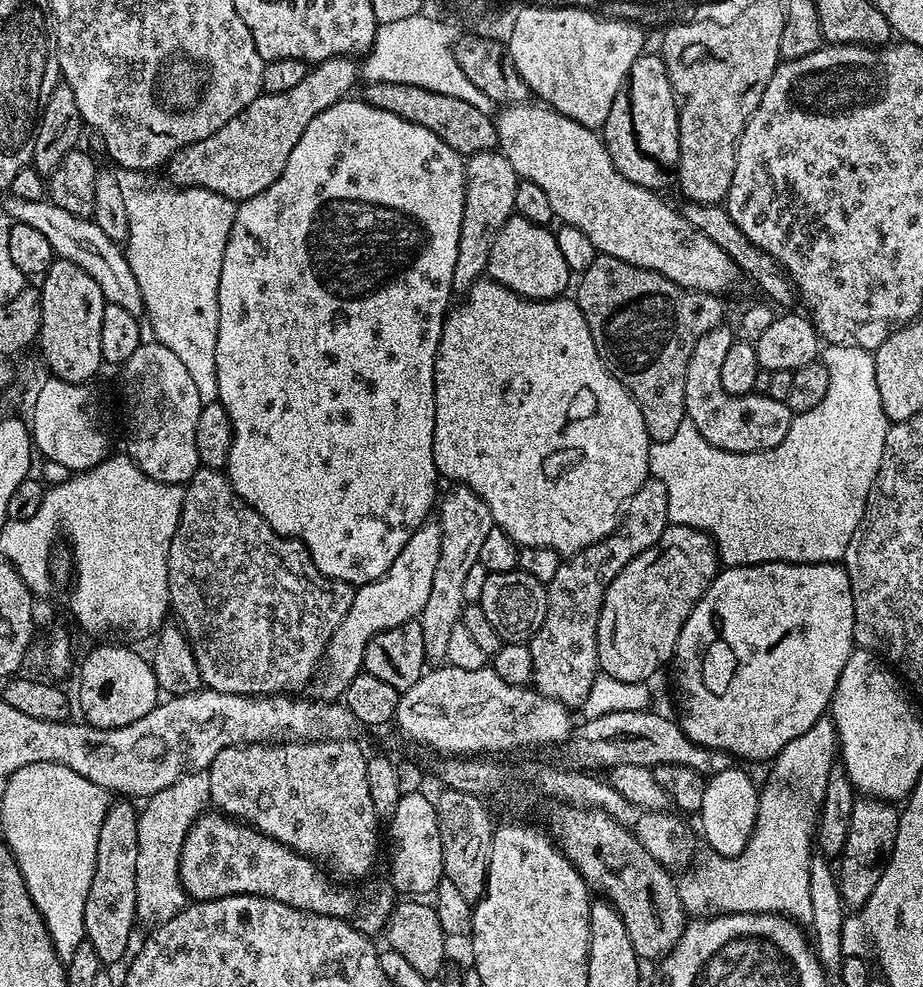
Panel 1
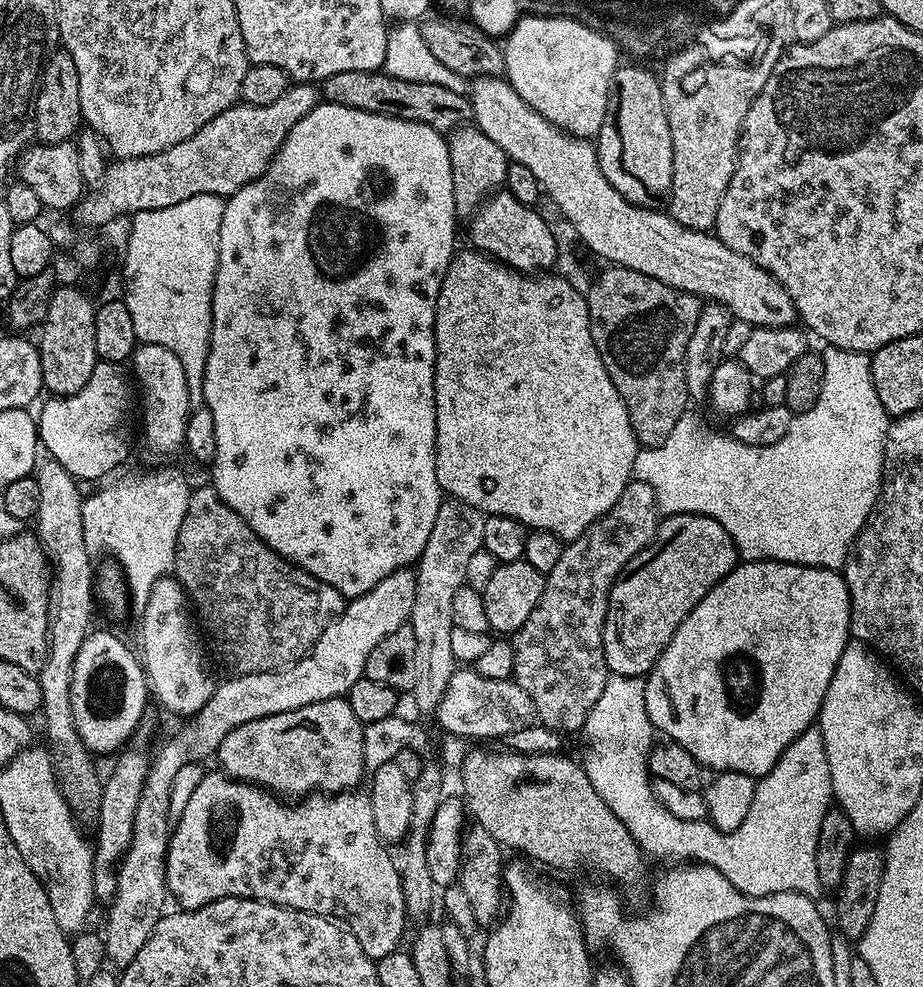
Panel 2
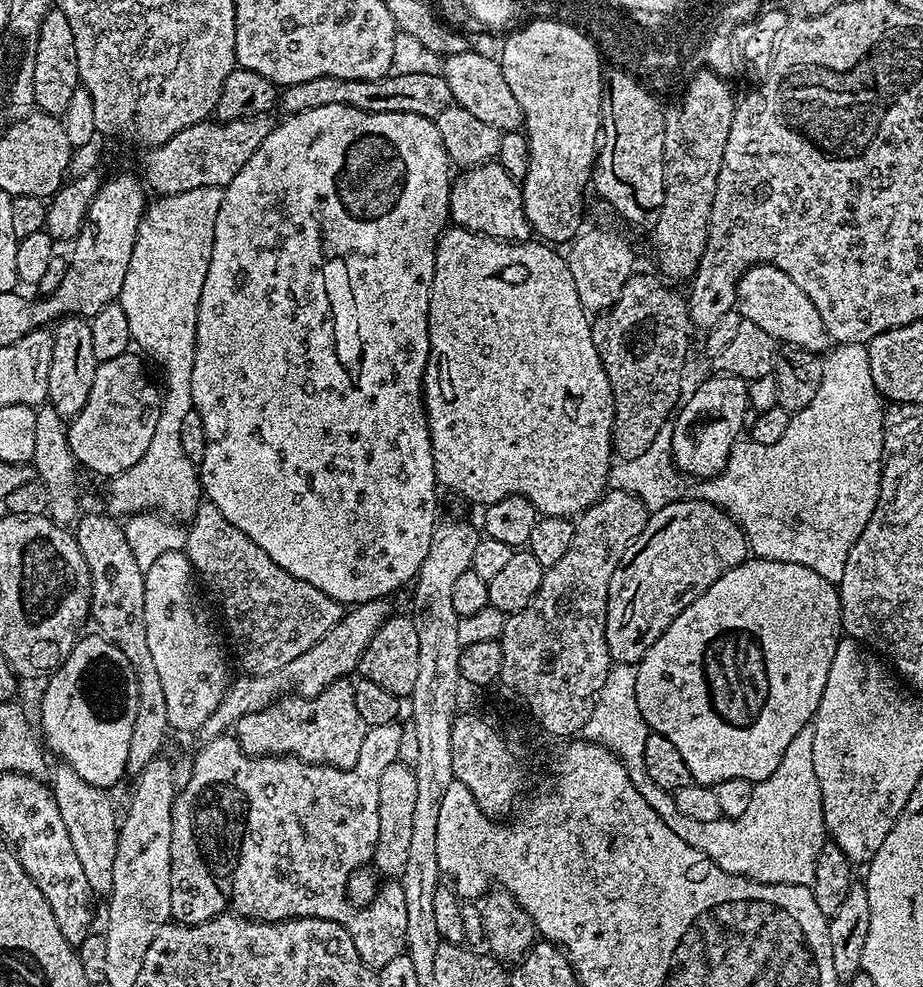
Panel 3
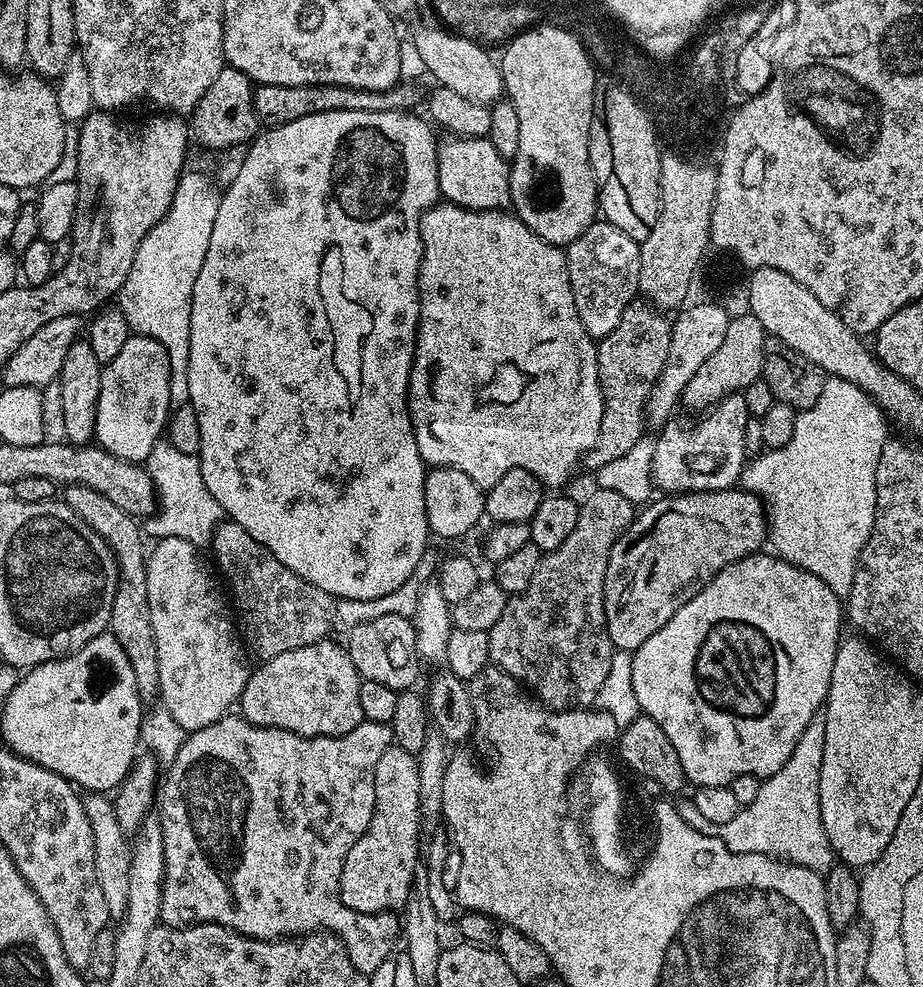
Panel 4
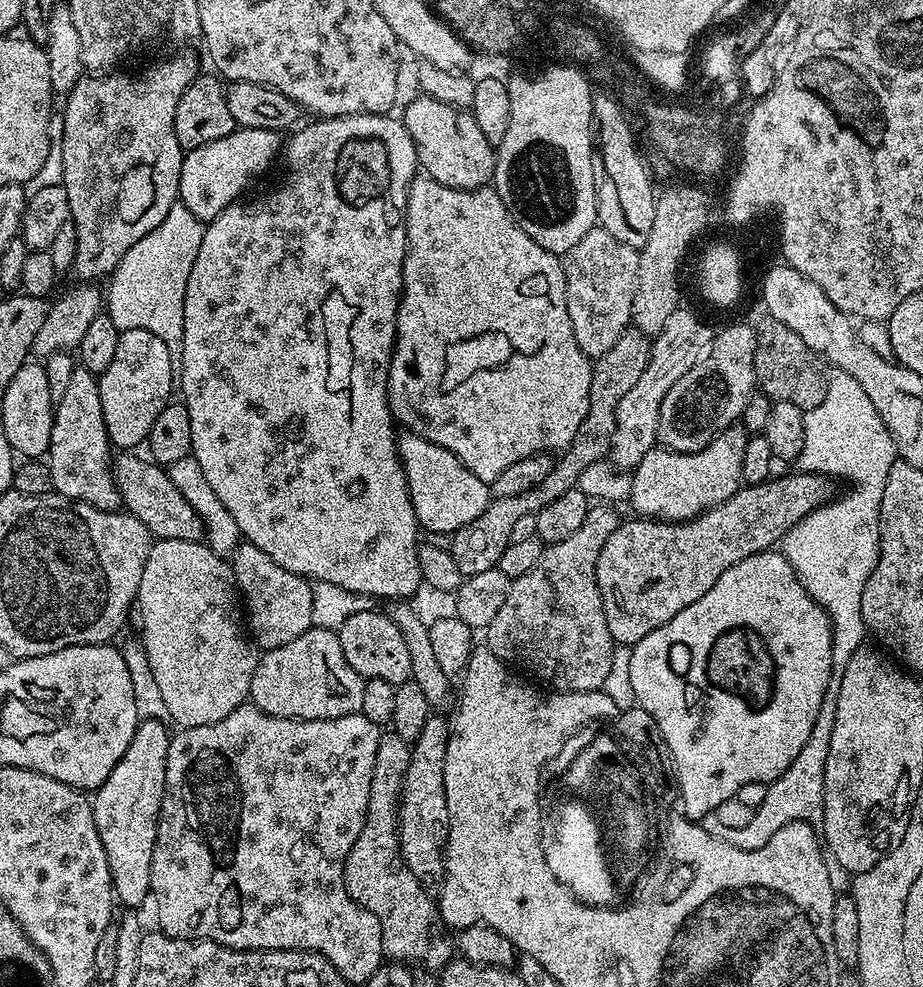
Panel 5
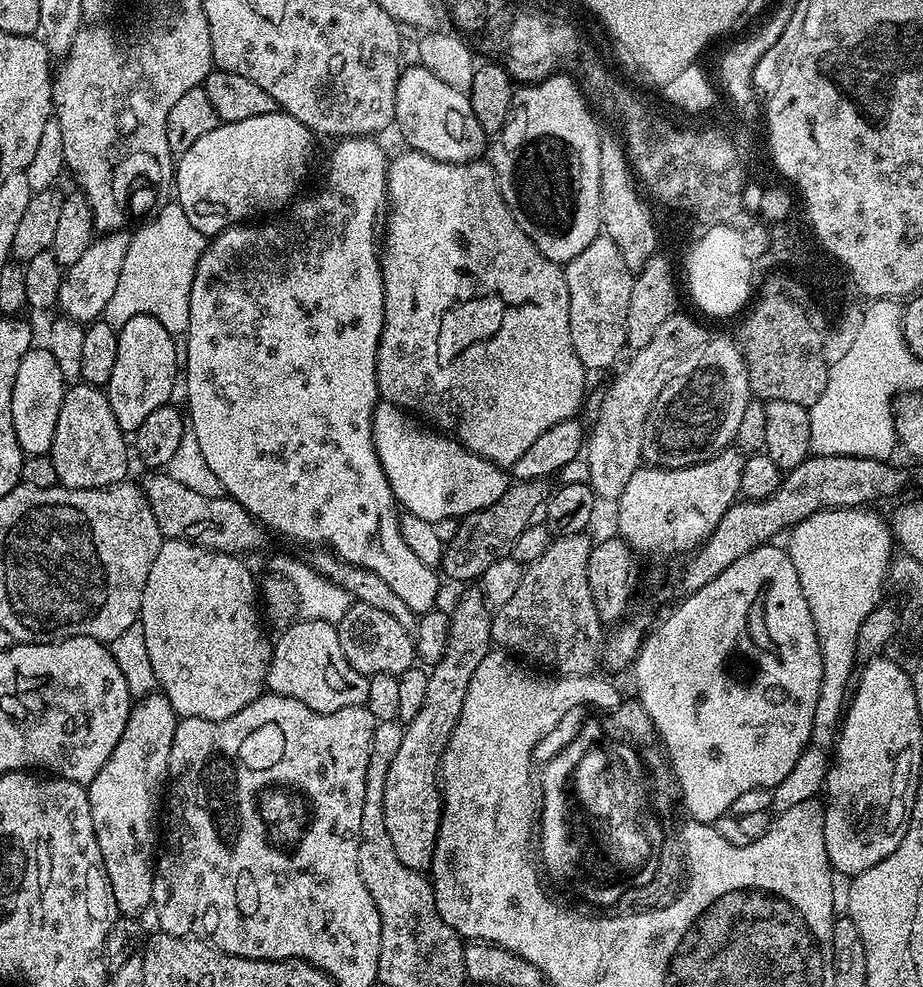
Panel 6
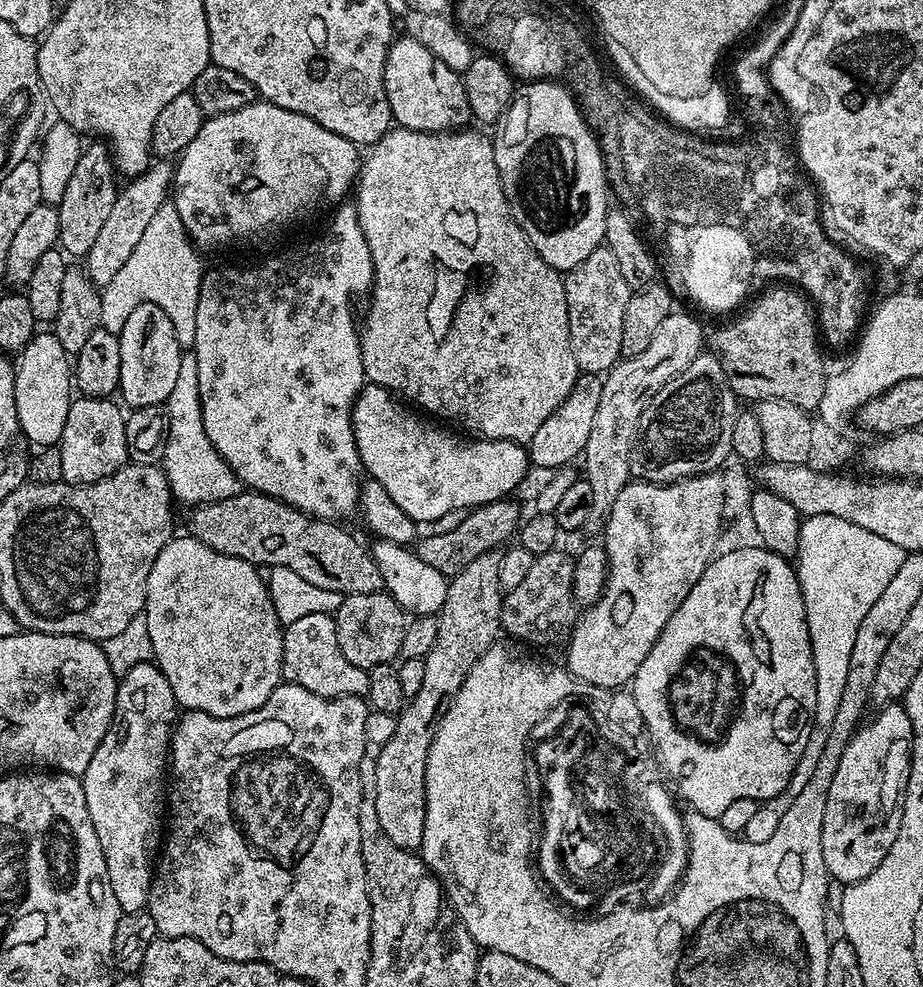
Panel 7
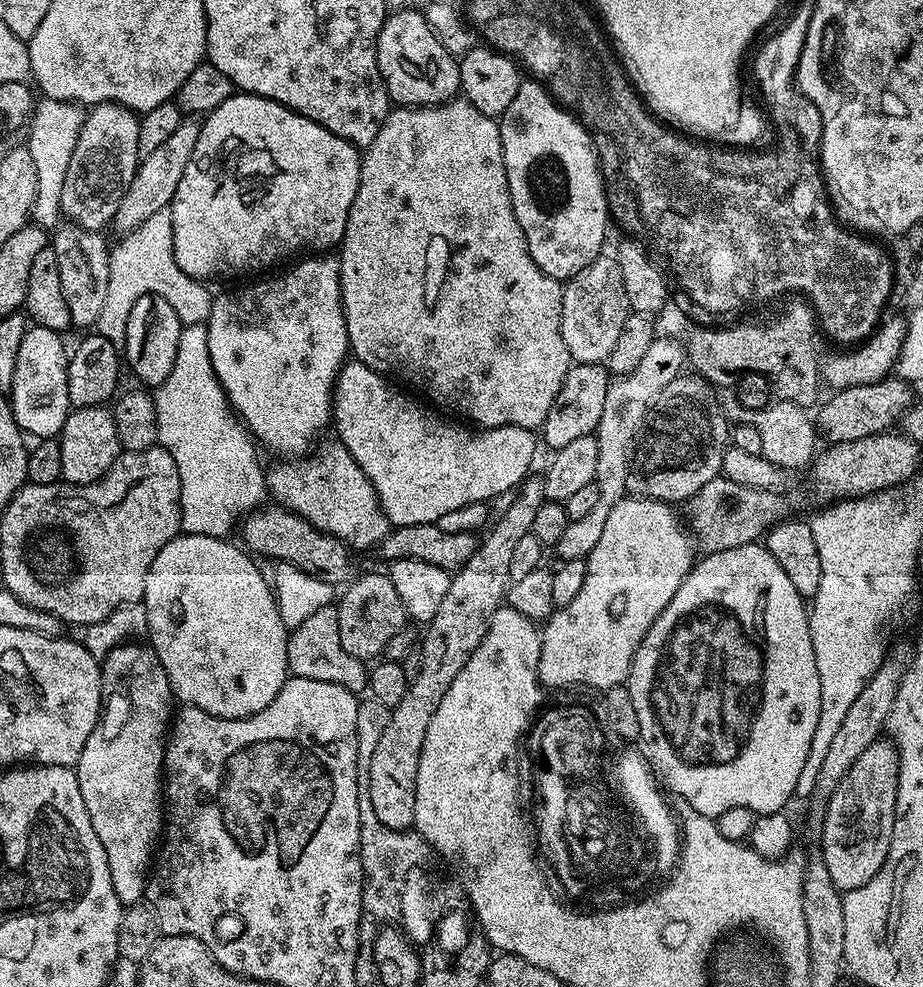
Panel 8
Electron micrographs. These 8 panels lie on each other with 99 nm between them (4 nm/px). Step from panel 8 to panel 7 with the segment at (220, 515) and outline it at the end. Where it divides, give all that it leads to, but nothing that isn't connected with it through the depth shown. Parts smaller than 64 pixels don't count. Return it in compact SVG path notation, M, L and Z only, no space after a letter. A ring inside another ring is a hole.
M186 352L181 355L178 379L174 382L170 398L164 405L170 418L170 437L167 438L161 465L167 475L173 499L177 503L182 502L193 508L235 496L240 490L239 480L228 463L218 454L215 446L206 438L206 430L202 426L201 395L198 394L195 353Z

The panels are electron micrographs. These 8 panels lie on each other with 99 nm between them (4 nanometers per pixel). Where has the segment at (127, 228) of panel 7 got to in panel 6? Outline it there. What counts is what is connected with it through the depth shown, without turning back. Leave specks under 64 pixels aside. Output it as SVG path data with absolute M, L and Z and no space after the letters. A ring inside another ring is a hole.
M121 230L119 232L110 232L99 235L93 240L86 254L78 259L74 265L66 268L64 273L64 281L60 287L60 299L58 301L58 308L67 319L79 320L81 322L95 322L104 315L106 306L110 302L110 298L114 294L114 289L118 287L118 278L122 274L122 262L126 262L126 250L132 241L132 232L128 230Z

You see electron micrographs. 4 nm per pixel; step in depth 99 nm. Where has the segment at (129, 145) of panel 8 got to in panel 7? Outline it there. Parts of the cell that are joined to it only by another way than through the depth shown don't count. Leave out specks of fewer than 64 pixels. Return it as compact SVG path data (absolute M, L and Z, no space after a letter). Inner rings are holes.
M92 142L81 151L77 167L69 185L63 194L62 202L57 205L59 210L59 238L58 244L61 251L69 257L87 257L90 247L98 238L103 223L111 213L111 207L117 200L119 192L118 173L115 161L108 146L102 142Z

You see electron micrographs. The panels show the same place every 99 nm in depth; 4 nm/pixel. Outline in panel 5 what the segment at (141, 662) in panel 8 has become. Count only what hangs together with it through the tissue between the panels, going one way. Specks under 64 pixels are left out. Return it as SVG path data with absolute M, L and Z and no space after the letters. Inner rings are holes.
M143 720L136 725L134 738L130 738L130 746L126 746L126 754L118 758L114 770L110 770L110 778L102 782L100 788L95 789L91 797L94 826L98 830L98 838L106 850L106 862L110 866L112 875L112 891L115 899L125 904L125 909L136 910L140 903L149 899L152 887L150 886L150 862L152 854L152 800L160 800L160 784L162 783L162 746L172 741L169 725L162 720Z

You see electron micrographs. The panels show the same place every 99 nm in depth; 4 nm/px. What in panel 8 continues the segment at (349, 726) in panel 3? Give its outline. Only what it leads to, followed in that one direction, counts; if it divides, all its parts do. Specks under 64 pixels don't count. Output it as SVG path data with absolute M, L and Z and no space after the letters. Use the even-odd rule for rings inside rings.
M335 603L322 606L322 610L310 614L310 618L302 622L302 626L291 629L288 637L288 670L292 676L330 682L357 694L367 689L369 669L365 661L342 650L342 638L338 638L338 610Z

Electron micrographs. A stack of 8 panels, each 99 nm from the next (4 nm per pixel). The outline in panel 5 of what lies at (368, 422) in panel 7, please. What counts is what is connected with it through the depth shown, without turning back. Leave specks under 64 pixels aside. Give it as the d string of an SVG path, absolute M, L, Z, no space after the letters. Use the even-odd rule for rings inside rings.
M404 434L399 437L398 451L408 479L408 493L416 522L421 529L455 534L487 510L490 503L489 485L468 470L457 456L450 454L450 450L421 436Z

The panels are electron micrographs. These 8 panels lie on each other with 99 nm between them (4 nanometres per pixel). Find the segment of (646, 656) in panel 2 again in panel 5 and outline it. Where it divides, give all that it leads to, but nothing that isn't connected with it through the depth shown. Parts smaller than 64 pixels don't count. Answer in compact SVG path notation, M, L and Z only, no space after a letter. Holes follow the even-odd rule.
M794 470L789 476L777 475L762 481L761 484L741 486L733 496L726 498L713 508L707 508L701 516L692 520L649 520L647 518L631 518L617 523L614 534L606 538L606 546L602 546L602 554L598 554L598 590L602 594L602 610L606 610L606 626L610 626L610 634L617 645L633 645L646 634L658 630L674 614L686 610L730 566L738 566L746 558L759 552L775 549L795 524L806 514L818 510L823 504L833 499L833 481L819 472Z

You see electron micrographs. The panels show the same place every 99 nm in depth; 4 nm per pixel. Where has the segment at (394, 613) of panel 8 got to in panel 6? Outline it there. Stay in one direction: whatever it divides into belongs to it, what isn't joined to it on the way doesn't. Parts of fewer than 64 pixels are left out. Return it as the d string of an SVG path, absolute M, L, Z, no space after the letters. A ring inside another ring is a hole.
M354 602L350 610L346 610L346 618L336 625L338 642L342 642L342 654L346 654L346 662L354 666L364 676L374 674L390 674L400 676L407 668L413 667L417 659L414 636L409 629L402 626L386 610L377 610L374 606Z

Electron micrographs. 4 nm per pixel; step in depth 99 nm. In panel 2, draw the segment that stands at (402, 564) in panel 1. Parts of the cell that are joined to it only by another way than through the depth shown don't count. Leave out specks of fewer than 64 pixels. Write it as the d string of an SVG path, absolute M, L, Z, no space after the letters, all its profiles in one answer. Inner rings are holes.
M411 567L400 568L390 578L382 578L374 590L347 601L344 613L330 626L322 631L314 646L300 660L293 664L286 664L282 668L271 668L269 672L255 672L254 674L232 674L229 680L220 680L213 690L211 698L198 710L196 715L187 721L188 724L181 732L176 733L160 750L148 767L146 782L142 786L142 796L138 798L138 811L134 814L134 838L130 842L130 850L120 863L118 876L118 890L111 900L108 921L102 927L104 950L109 961L117 966L128 964L146 946L146 938L154 930L154 926L165 915L164 899L169 899L168 891L168 837L170 835L170 786L174 786L174 778L182 766L207 761L215 757L218 746L230 730L242 726L246 722L254 722L258 718L266 718L270 714L282 714L286 710L298 710L302 706L310 706L314 702L322 702L339 696L347 697L350 686L358 682L358 678L365 676L366 658L370 658L374 646L386 638L398 626L409 623L414 610L414 594L416 593L416 573Z

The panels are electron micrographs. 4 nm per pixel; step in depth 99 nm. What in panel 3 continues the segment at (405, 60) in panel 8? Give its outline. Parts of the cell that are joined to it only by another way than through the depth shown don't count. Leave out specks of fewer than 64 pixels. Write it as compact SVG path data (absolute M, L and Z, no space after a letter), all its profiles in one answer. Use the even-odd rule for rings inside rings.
M499 162L478 164L461 172L464 173L457 180L455 177L448 189L448 210L455 227L513 242L527 240L533 235L524 213L520 184L502 170Z

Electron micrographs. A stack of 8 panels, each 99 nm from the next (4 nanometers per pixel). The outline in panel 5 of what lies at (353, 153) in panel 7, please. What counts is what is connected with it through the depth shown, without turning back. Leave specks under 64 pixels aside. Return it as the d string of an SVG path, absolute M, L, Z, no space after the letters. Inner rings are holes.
M237 127L235 132L226 134L226 138L218 138L218 142L206 142L206 146L198 146L191 149L185 155L180 171L180 195L179 203L184 204L202 221L209 221L215 218L219 212L226 210L232 204L237 203L245 195L244 192L252 184L255 176L260 176L272 164L272 159L276 156L276 151L281 151L281 133L262 130L261 128L241 128Z

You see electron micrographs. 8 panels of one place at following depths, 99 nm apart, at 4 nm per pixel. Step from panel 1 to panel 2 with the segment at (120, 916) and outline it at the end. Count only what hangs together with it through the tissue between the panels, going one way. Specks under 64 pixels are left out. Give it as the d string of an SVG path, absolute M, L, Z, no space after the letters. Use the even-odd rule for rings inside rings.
M124 750L119 753L120 758L112 768L109 776L103 777L104 789L100 795L100 809L94 821L96 827L96 840L94 836L94 847L92 849L92 861L94 862L94 897L97 901L111 902L118 890L118 876L120 874L120 863L124 861L125 854L130 850L130 842L134 838L134 814L138 811L138 798L142 796L142 786L146 782L149 761L144 761L140 752L128 752Z

